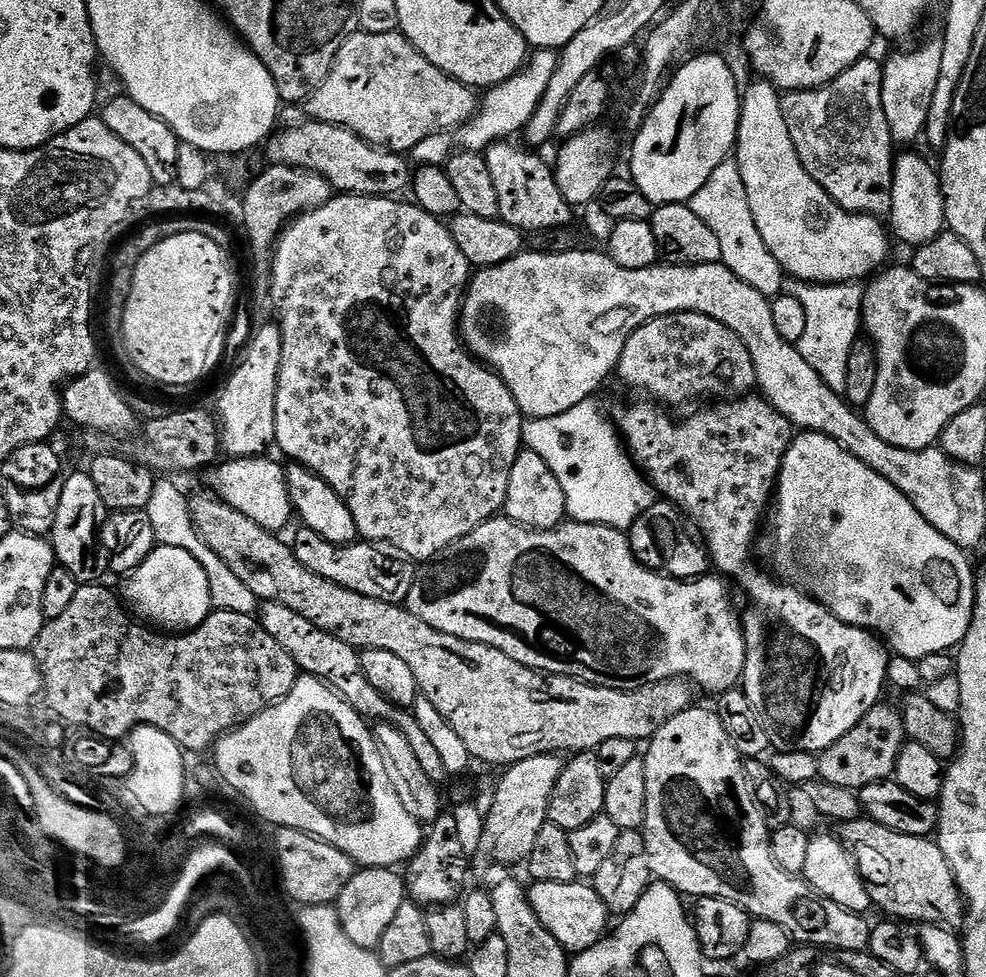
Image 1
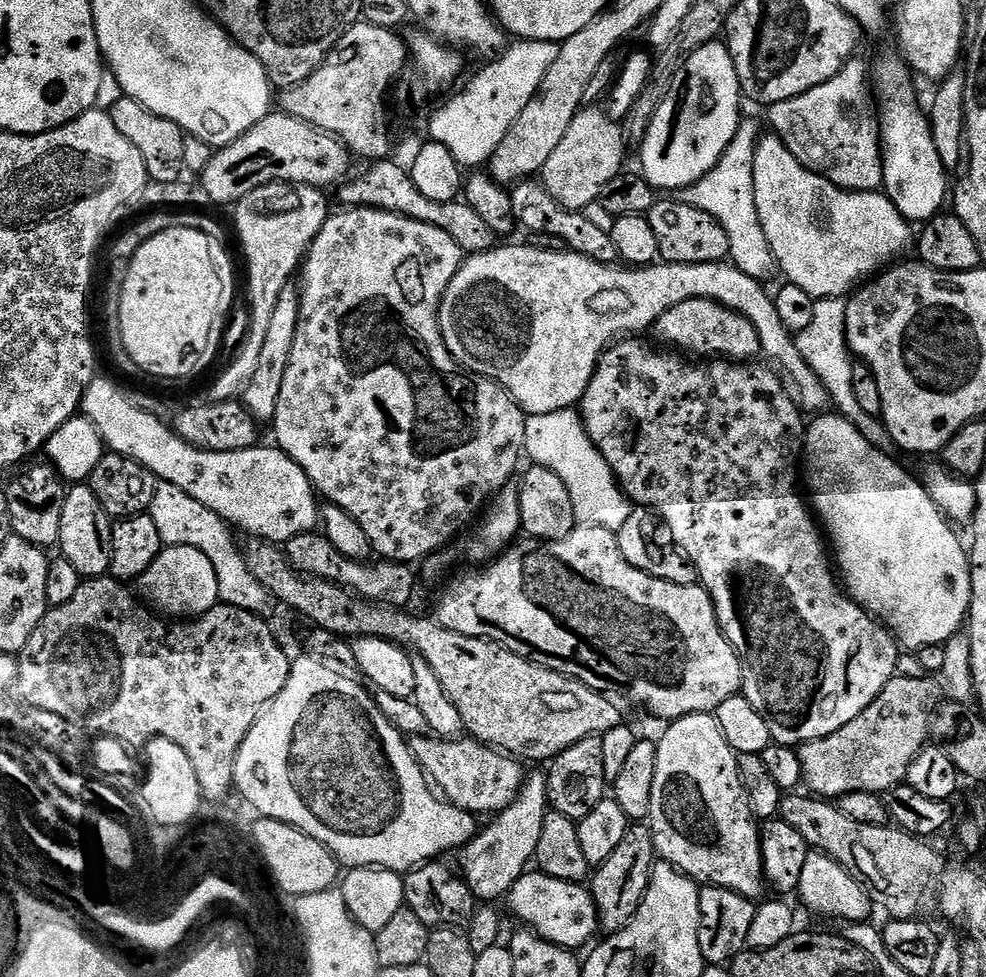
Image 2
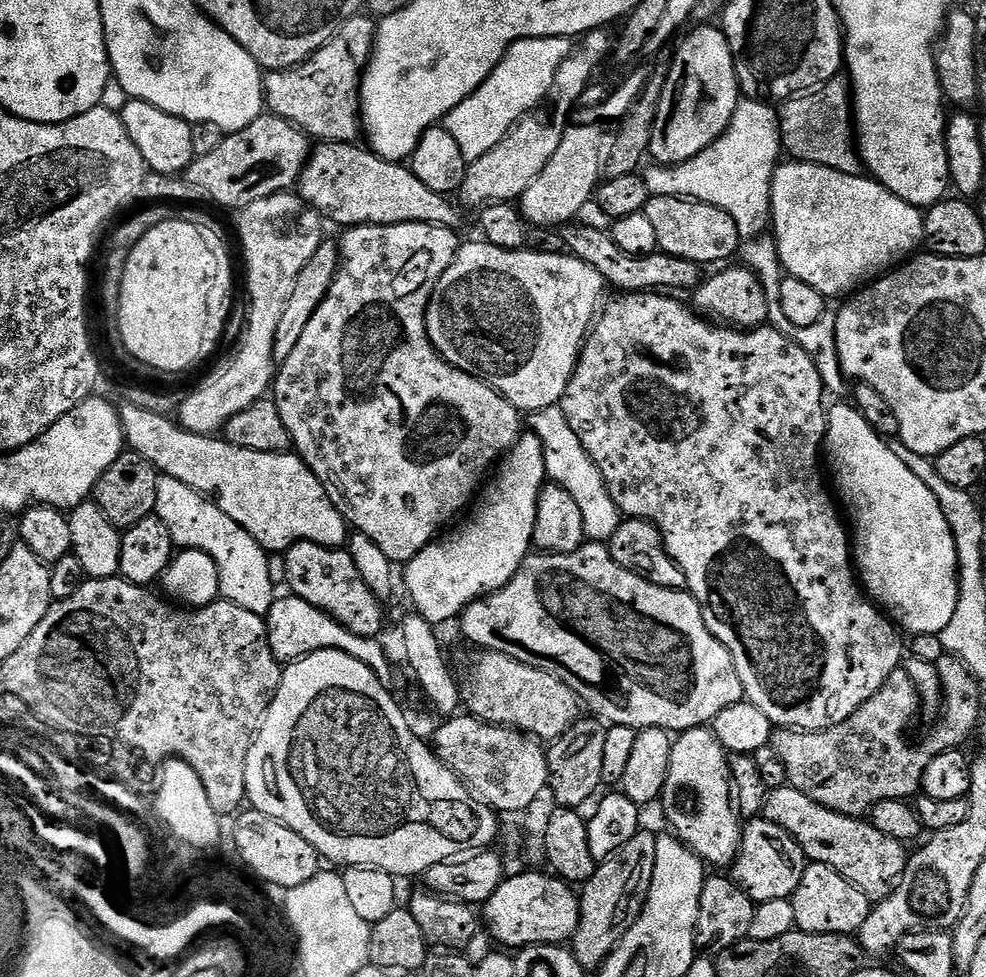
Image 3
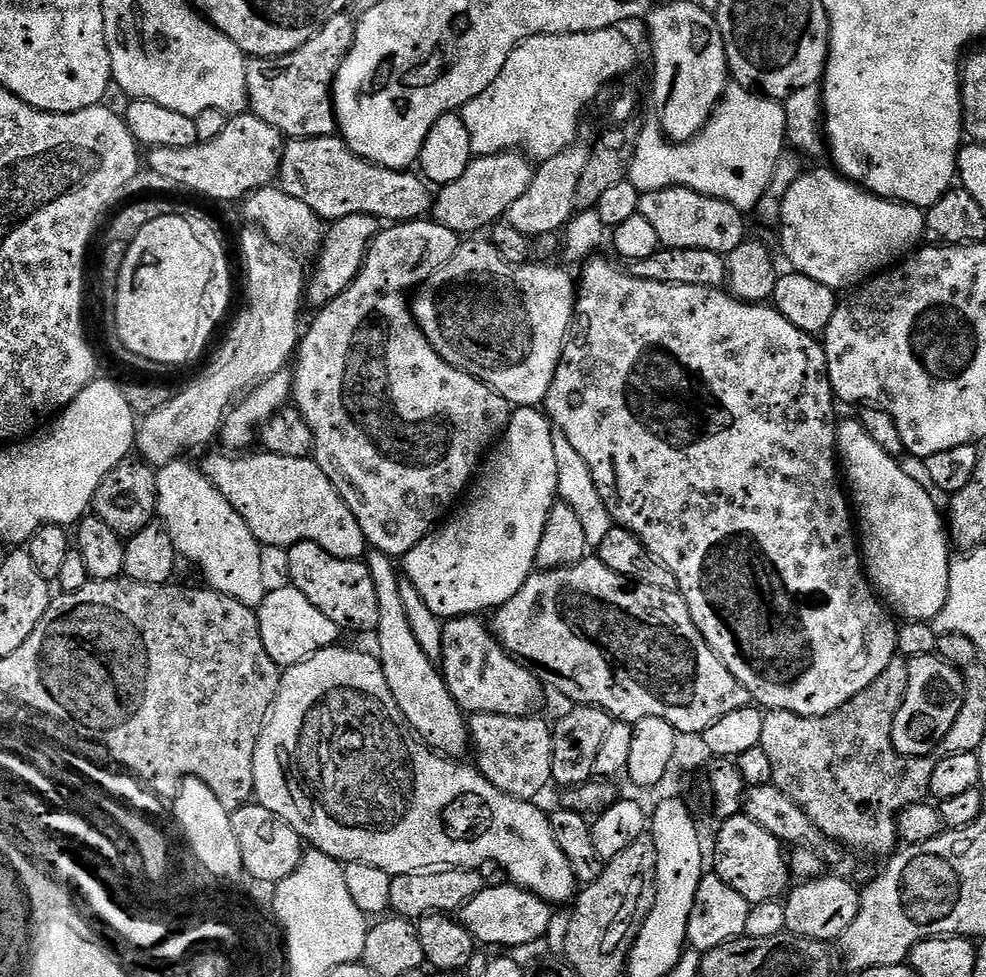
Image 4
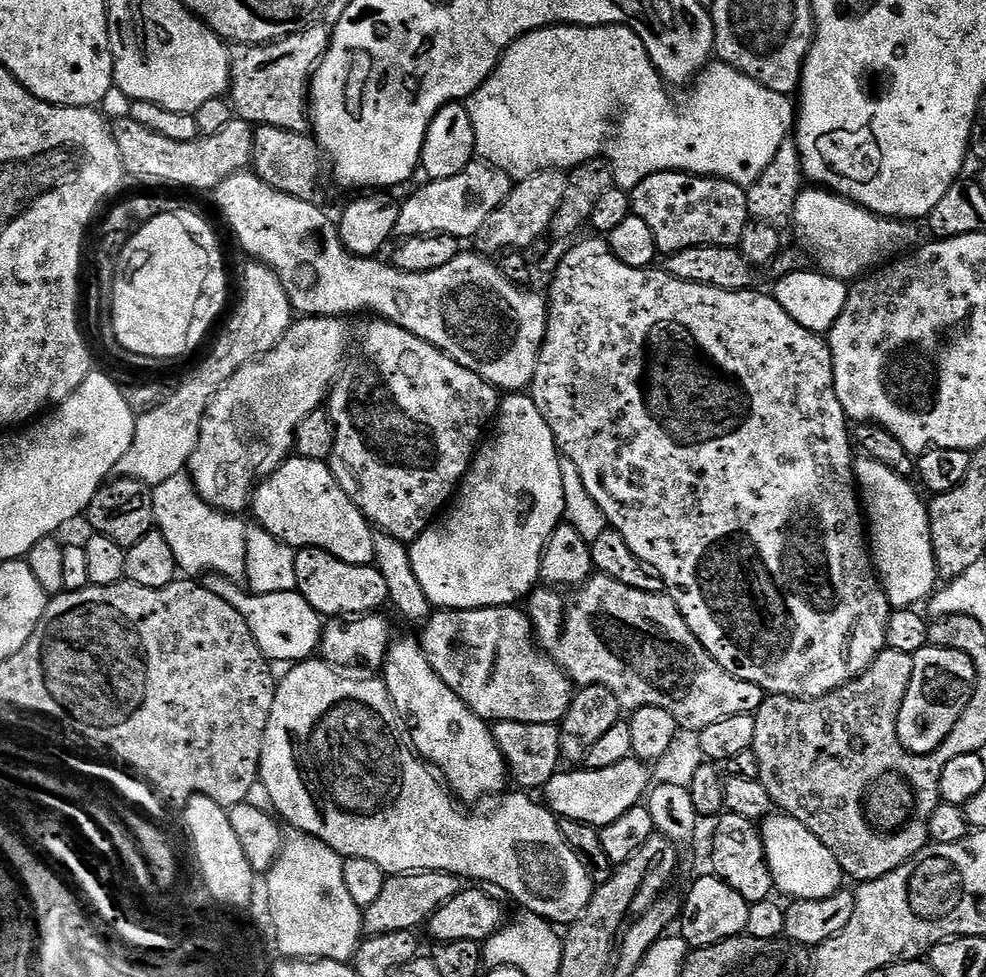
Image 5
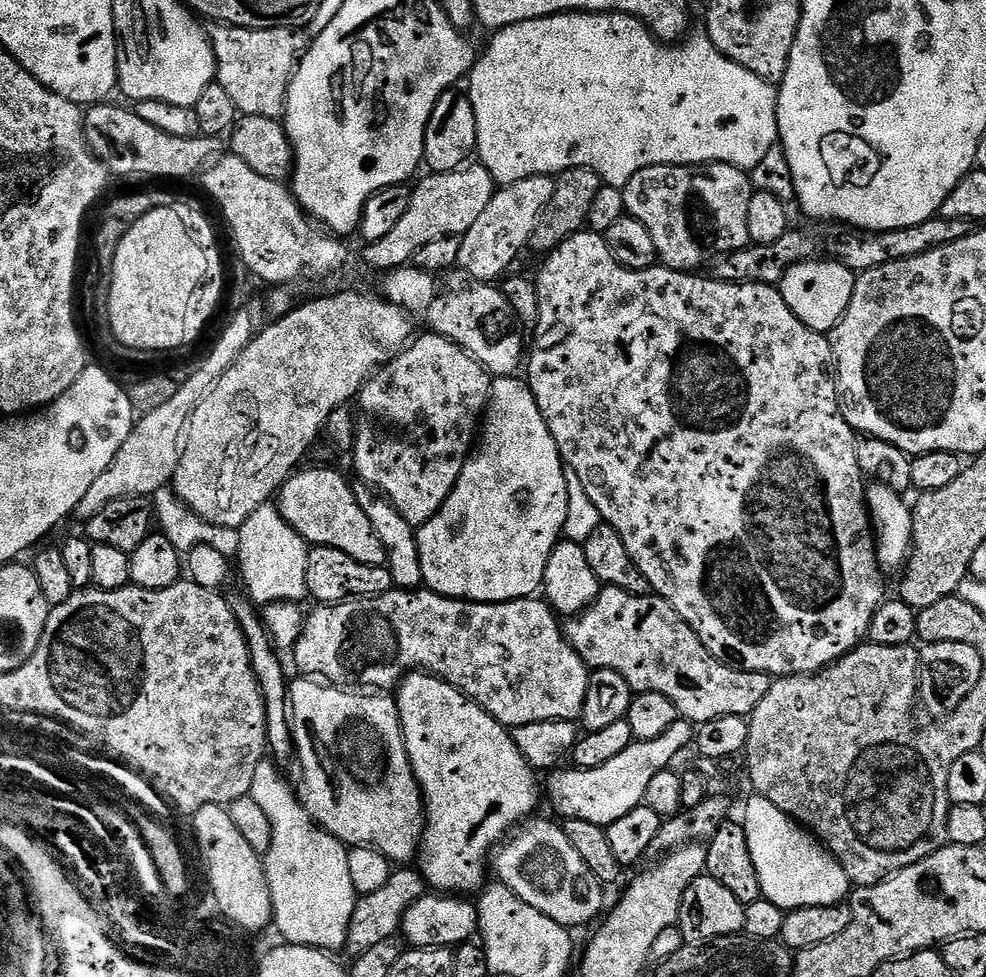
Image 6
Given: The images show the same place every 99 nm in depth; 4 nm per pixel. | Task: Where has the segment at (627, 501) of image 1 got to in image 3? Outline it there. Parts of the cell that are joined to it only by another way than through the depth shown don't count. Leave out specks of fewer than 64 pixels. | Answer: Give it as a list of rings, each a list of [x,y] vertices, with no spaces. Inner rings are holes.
[[[559,406],[543,408],[531,413],[530,430],[542,442],[542,450],[546,458],[548,480],[562,486],[574,498],[574,503],[582,509],[582,526],[585,537],[592,542],[607,542],[618,530],[622,514],[614,506],[610,492],[606,490],[606,482],[602,482],[602,474],[598,466],[582,450],[582,442],[578,442],[578,434],[570,430],[570,422],[566,422],[566,414],[562,414]]]

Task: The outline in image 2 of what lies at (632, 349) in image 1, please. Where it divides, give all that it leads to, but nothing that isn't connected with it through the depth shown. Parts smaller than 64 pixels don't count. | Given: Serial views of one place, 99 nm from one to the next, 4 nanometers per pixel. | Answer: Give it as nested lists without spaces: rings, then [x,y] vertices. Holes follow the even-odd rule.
[[[694,298],[690,302],[678,302],[666,314],[656,319],[654,332],[668,344],[693,352],[696,358],[723,358],[728,362],[748,362],[751,356],[759,357],[760,336],[746,317],[713,300]]]

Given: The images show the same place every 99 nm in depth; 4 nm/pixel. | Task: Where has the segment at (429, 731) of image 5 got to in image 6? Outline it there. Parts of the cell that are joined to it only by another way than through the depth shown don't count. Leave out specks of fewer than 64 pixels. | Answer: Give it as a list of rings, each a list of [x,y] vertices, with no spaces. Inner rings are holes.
[[[420,670],[405,676],[402,683],[399,685],[398,691],[395,693],[394,699],[396,702],[396,709],[400,712],[400,725],[402,726],[402,734],[406,742],[408,761],[414,770],[416,781],[420,784],[420,793],[424,795],[424,814],[426,817],[424,821],[424,839],[420,841],[420,850],[418,853],[418,864],[422,869],[423,878],[429,889],[435,890],[440,894],[479,893],[486,884],[484,875],[488,872],[488,864],[490,868],[490,856],[488,860],[488,851],[490,851],[492,847],[495,849],[497,845],[509,835],[507,832],[510,831],[519,820],[526,819],[525,821],[527,821],[529,817],[533,815],[531,812],[535,810],[536,803],[539,802],[540,798],[542,800],[541,789],[539,787],[536,789],[537,773],[528,765],[526,758],[522,758],[522,750],[518,750],[518,746],[514,742],[512,732],[509,731],[509,729],[495,720],[485,708],[478,707],[469,696],[464,695],[464,693],[457,690],[454,686],[450,686],[445,680],[441,680],[439,676],[425,674]]]

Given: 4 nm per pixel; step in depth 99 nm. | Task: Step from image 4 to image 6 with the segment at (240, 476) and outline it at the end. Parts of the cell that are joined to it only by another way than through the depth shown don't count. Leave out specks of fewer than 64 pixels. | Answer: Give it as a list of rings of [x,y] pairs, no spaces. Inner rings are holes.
[[[306,468],[293,472],[284,481],[284,487],[279,489],[278,507],[286,523],[303,540],[307,540],[309,545],[342,550],[342,554],[363,564],[386,565],[386,550],[382,546],[382,538],[378,538],[378,534],[374,534],[374,526],[370,526],[370,518],[366,518],[362,506],[358,506],[353,485],[351,483],[348,485],[344,481],[343,474],[335,472],[332,468]]]

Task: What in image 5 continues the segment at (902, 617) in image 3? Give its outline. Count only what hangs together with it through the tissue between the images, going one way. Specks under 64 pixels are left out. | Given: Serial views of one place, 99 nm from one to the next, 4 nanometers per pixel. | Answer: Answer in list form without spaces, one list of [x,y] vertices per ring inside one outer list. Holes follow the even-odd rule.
[[[861,455],[855,461],[854,471],[862,512],[866,517],[872,566],[880,578],[889,605],[893,609],[923,605],[938,587],[928,504],[920,501],[919,494],[912,489],[911,479],[900,476],[896,470],[869,456]]]

